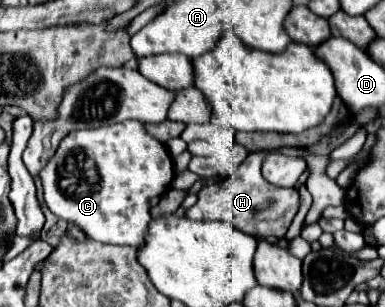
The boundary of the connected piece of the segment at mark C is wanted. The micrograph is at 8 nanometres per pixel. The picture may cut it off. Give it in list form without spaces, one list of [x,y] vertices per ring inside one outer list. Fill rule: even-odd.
[[[123,121],[99,129],[69,133],[39,173],[43,197],[53,215],[79,227],[89,239],[139,247],[151,221],[149,201],[165,193],[175,177],[173,159],[165,143],[145,131],[143,121]],[[85,163],[95,165],[99,179],[81,179]]]

